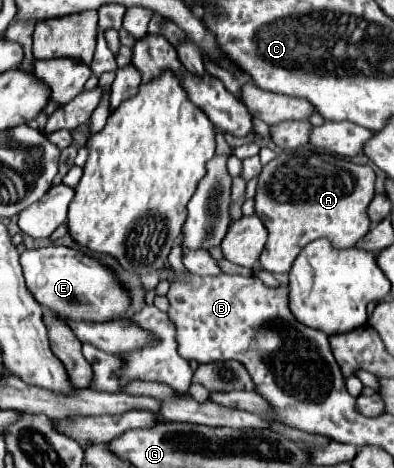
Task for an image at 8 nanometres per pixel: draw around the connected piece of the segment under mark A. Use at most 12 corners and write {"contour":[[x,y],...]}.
{"contour":[[309,147],[263,167],[259,257],[289,273],[321,237],[371,227],[375,173]]}

